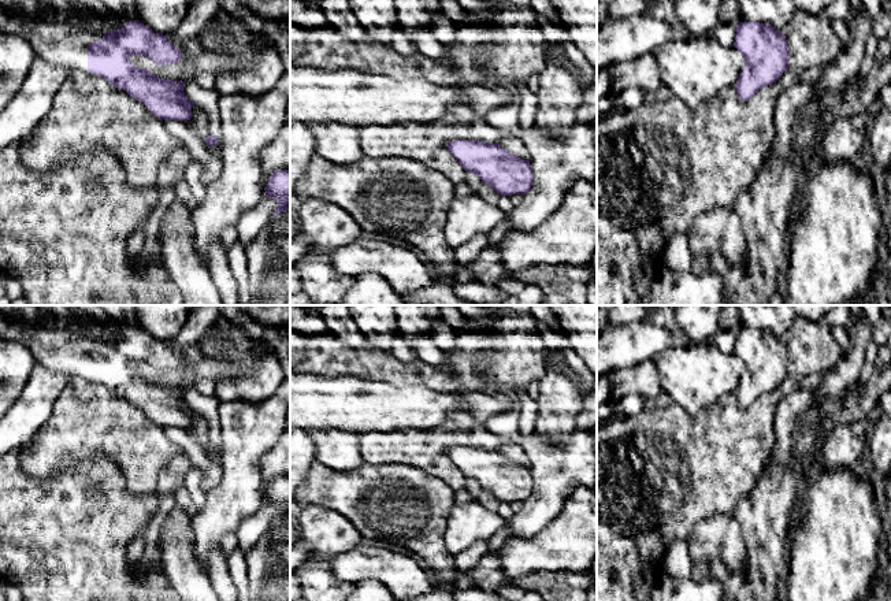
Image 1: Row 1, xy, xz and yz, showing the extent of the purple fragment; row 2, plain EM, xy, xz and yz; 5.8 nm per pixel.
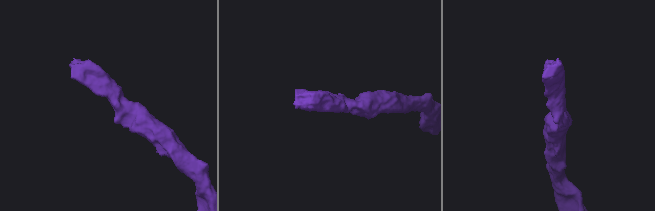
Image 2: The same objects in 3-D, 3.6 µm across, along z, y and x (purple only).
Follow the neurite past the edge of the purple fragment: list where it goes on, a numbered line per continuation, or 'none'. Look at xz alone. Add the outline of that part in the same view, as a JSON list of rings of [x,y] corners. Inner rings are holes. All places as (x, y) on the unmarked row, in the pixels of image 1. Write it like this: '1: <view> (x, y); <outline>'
none

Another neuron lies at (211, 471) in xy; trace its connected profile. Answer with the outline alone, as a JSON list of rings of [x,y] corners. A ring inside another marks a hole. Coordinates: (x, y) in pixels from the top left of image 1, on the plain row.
[[[166,427],[166,437],[177,445],[201,470],[201,487],[207,491],[216,486],[222,476],[219,464],[209,459],[205,449],[183,427]]]

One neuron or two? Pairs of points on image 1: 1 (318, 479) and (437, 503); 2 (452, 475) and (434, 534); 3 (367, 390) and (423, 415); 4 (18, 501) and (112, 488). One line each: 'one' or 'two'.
1: one
2: two
3: one
4: one

